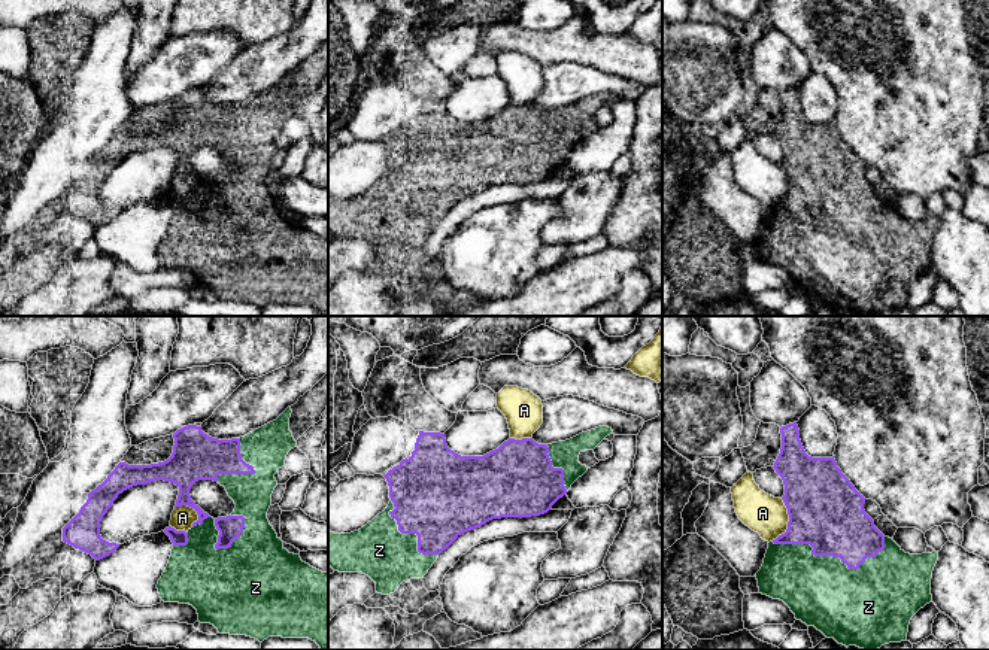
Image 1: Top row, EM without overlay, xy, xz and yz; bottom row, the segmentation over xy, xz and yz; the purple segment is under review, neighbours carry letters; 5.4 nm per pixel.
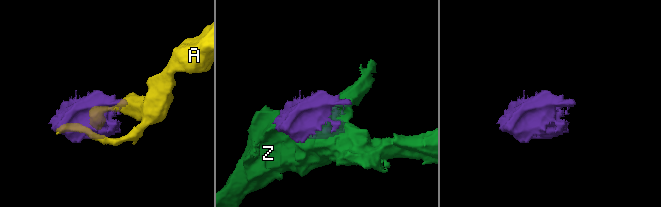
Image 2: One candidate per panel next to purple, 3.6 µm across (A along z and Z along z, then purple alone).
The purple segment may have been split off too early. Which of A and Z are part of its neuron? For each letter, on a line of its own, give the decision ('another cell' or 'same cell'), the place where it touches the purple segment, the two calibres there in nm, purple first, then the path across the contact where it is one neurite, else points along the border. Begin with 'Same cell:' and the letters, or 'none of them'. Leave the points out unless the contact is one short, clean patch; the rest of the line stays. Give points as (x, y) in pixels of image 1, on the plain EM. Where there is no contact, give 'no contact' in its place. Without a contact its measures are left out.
Same cell: Z
A: another cell; contact yz (788, 188); calibres 400 and 220 nm
Z: same cell; contact yz (827, 221); calibres 400 and 380 nm

